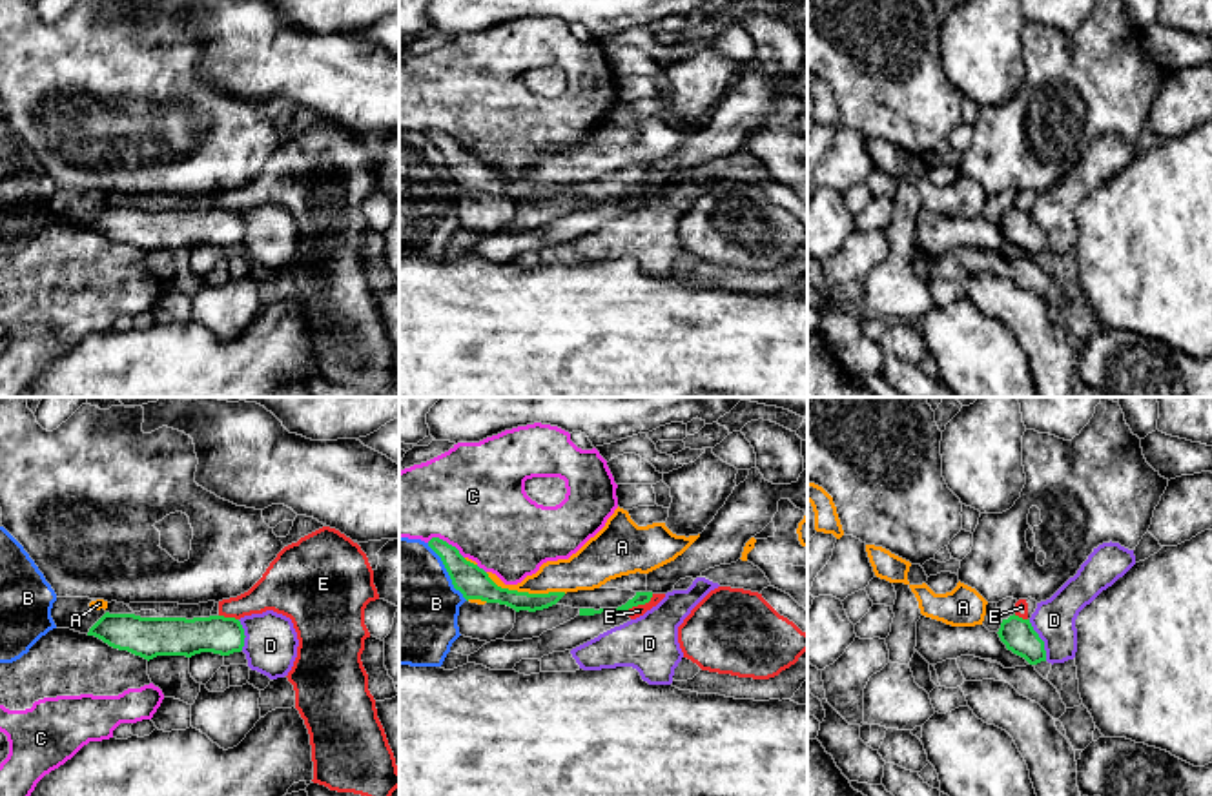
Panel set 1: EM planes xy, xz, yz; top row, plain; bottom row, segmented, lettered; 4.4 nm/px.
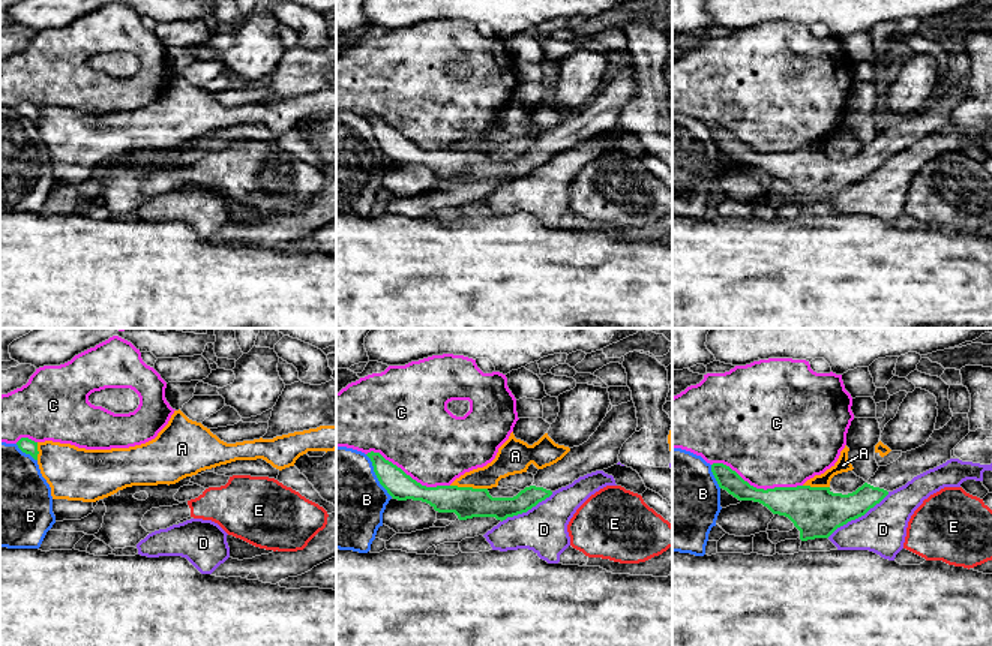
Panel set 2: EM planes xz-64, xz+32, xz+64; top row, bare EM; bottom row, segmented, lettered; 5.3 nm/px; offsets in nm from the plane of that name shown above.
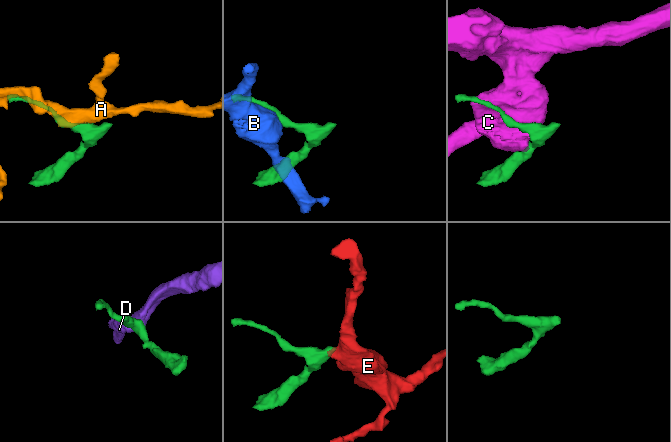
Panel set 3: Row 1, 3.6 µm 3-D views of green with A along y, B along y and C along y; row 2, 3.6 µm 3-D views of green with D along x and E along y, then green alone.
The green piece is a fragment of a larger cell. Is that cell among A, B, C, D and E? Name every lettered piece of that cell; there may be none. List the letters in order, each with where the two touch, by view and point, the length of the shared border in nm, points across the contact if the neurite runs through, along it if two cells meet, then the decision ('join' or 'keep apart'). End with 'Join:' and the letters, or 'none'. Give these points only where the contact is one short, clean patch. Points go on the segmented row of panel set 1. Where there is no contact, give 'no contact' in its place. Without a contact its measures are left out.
A: contact xz (525, 592); length 380 nm; keep apart
B: contact xz (447, 571); length 320 nm; keep apart
C: contact xz (445, 541); length 180 nm; keep apart
D: contact yz (1041, 640); length 200 nm; border yz (1028, 620), (1043, 642), (1047, 660); keep apart
E: contact xz (640, 603); length 140 nm; border xz (653, 594), (647, 602), (627, 611); keep apart
Join: none

